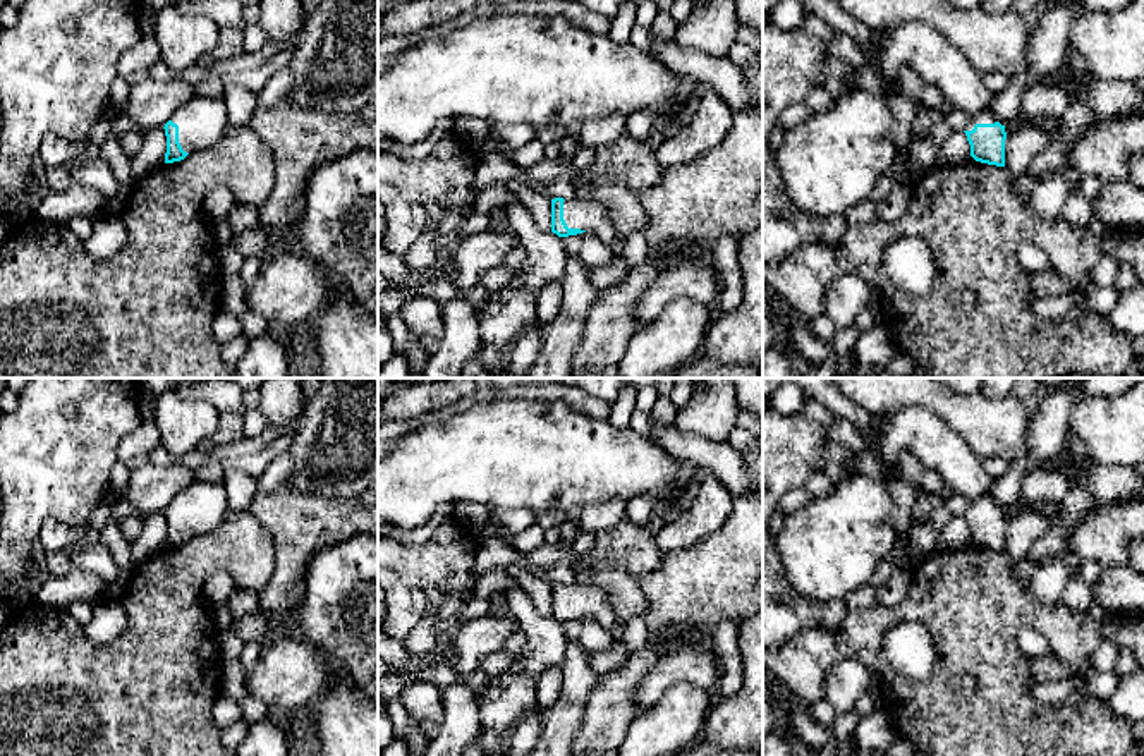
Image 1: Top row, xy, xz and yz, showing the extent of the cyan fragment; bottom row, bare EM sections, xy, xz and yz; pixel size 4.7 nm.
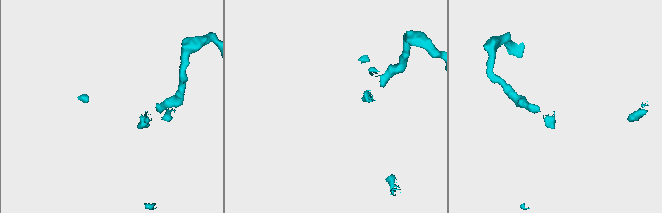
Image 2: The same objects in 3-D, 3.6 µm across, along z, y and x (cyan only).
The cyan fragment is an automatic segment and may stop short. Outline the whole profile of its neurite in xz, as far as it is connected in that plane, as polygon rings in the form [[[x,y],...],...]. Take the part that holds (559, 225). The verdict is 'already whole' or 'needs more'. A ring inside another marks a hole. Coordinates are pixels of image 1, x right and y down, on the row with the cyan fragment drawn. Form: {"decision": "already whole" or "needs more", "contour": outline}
{"decision": "needs more", "contour": [[[555,198],[551,199],[551,232],[558,237],[593,232],[605,246],[617,241],[615,229],[606,211],[598,203]]]}

